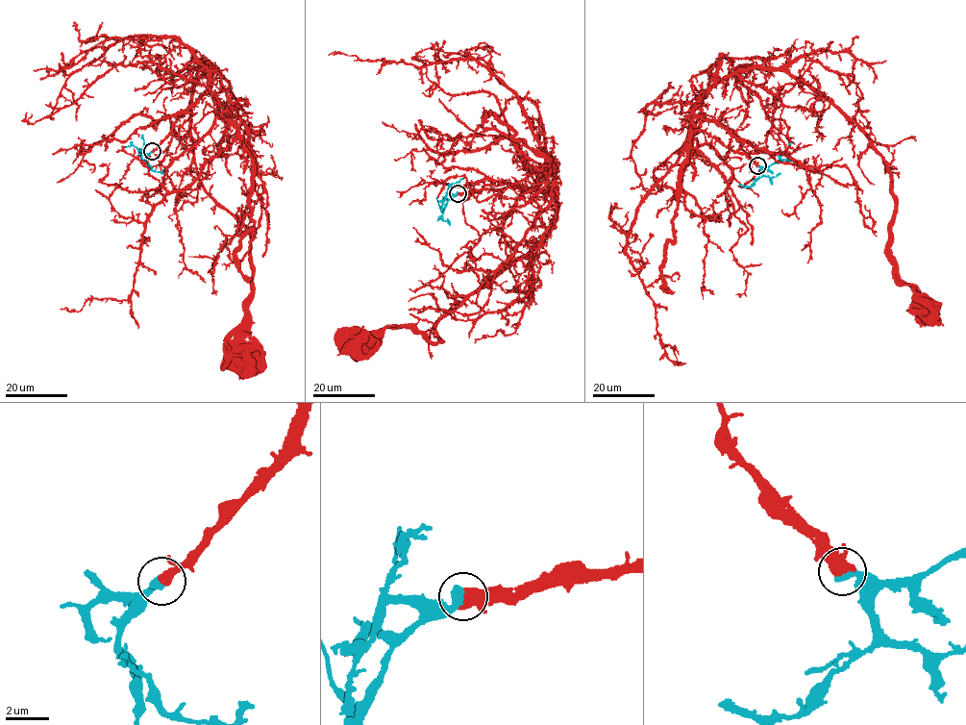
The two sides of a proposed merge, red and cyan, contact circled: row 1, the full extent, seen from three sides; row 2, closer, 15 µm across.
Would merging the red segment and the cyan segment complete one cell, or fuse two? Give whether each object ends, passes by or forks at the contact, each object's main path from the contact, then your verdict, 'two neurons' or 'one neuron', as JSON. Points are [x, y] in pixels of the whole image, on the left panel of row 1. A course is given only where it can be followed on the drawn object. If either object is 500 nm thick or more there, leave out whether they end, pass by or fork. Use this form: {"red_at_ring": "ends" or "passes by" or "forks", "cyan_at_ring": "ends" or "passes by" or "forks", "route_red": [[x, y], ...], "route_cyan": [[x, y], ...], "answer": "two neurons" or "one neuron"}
{"route_red": [[152, 152], [195, 106], [213, 67], [198, 76], [190, 132], [204, 190], [250, 236], [248, 359], [242, 361]], "route_cyan": [[152, 152], [143, 154], [141, 150], [143, 135]], "answer": "one neuron"}

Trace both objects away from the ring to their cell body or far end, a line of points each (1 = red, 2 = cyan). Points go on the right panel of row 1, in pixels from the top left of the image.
1: (757, 165), (701, 99), (745, 69), (786, 71), (884, 161), (893, 271), (928, 311)
2: (757, 165), (768, 167), (786, 160), (791, 142)

